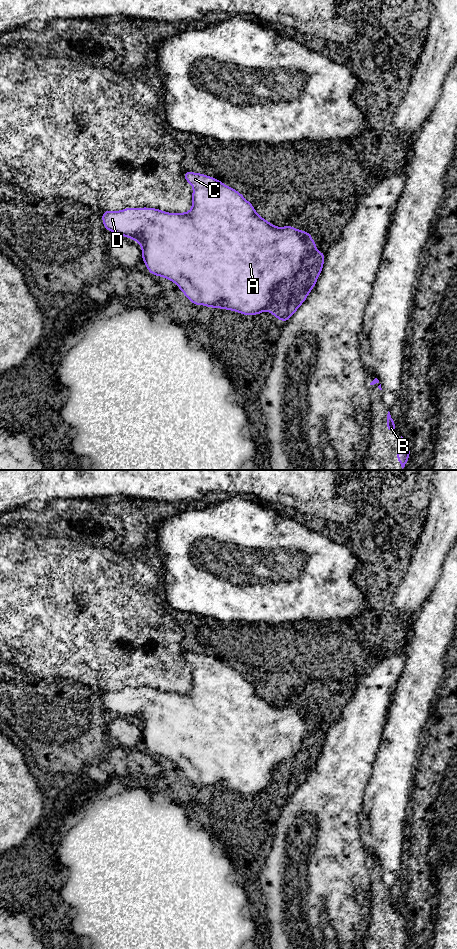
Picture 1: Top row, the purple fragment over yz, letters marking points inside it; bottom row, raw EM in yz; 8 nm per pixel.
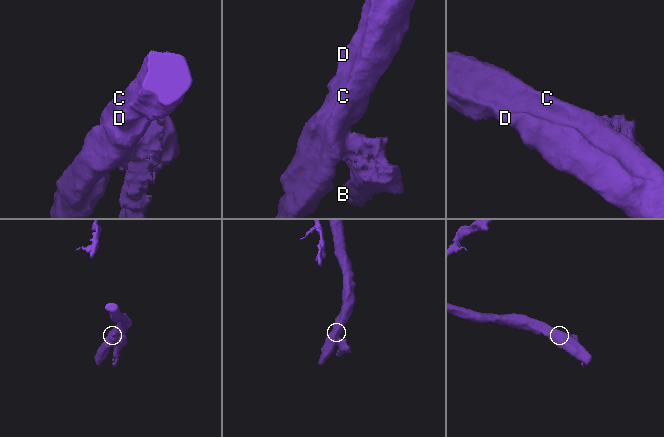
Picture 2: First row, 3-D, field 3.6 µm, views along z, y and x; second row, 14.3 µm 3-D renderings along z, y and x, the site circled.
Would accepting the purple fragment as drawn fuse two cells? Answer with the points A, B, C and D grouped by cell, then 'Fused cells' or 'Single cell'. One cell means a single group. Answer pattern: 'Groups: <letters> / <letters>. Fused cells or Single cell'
Groups: A C D / B. Fused cells

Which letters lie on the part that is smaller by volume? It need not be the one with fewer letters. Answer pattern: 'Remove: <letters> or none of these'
Remove: B

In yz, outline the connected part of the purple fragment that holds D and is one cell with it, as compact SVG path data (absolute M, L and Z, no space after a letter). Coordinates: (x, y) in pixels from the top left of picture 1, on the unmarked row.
M185 651L185 660L193 667L192 688L185 693L168 693L155 688L125 688L105 691L102 701L106 710L137 721L148 751L173 761L194 785L204 785L257 795L265 791L277 766L293 758L302 742L316 732L316 722L309 712L292 706L276 707L260 697L241 673L218 659Z

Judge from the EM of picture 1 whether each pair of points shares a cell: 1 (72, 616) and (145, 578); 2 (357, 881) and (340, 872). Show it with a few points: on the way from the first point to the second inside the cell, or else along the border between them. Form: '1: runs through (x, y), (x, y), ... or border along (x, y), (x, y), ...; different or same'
1: runs through (90, 606), (118, 578), (127, 578); same
2: runs through (353, 881), (349, 881), (344, 876); same

